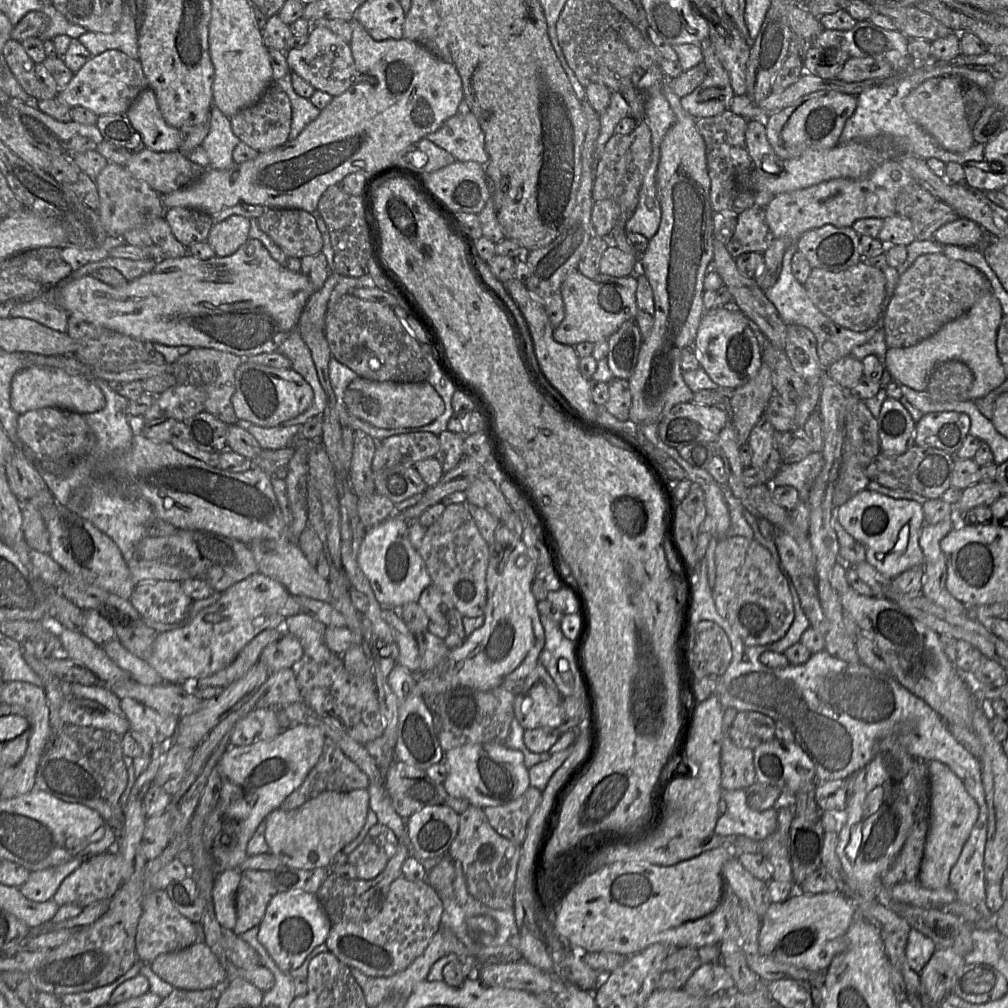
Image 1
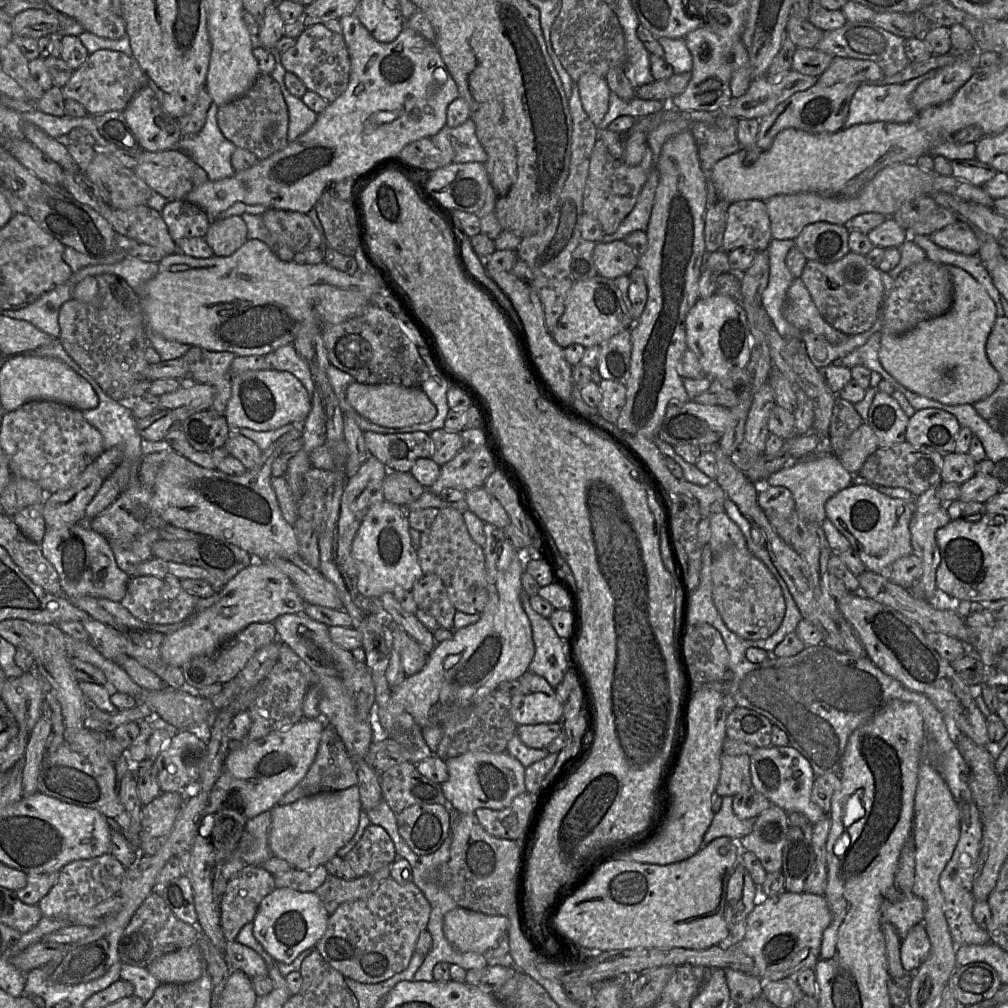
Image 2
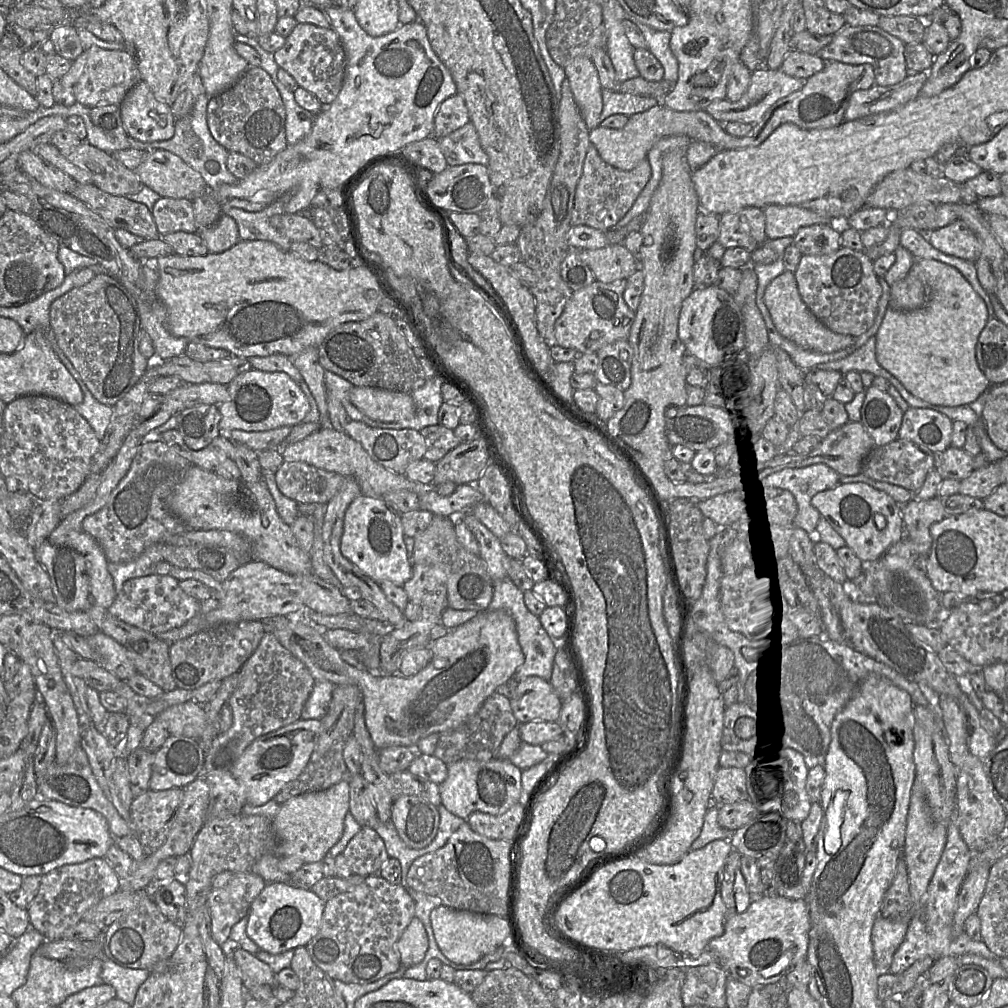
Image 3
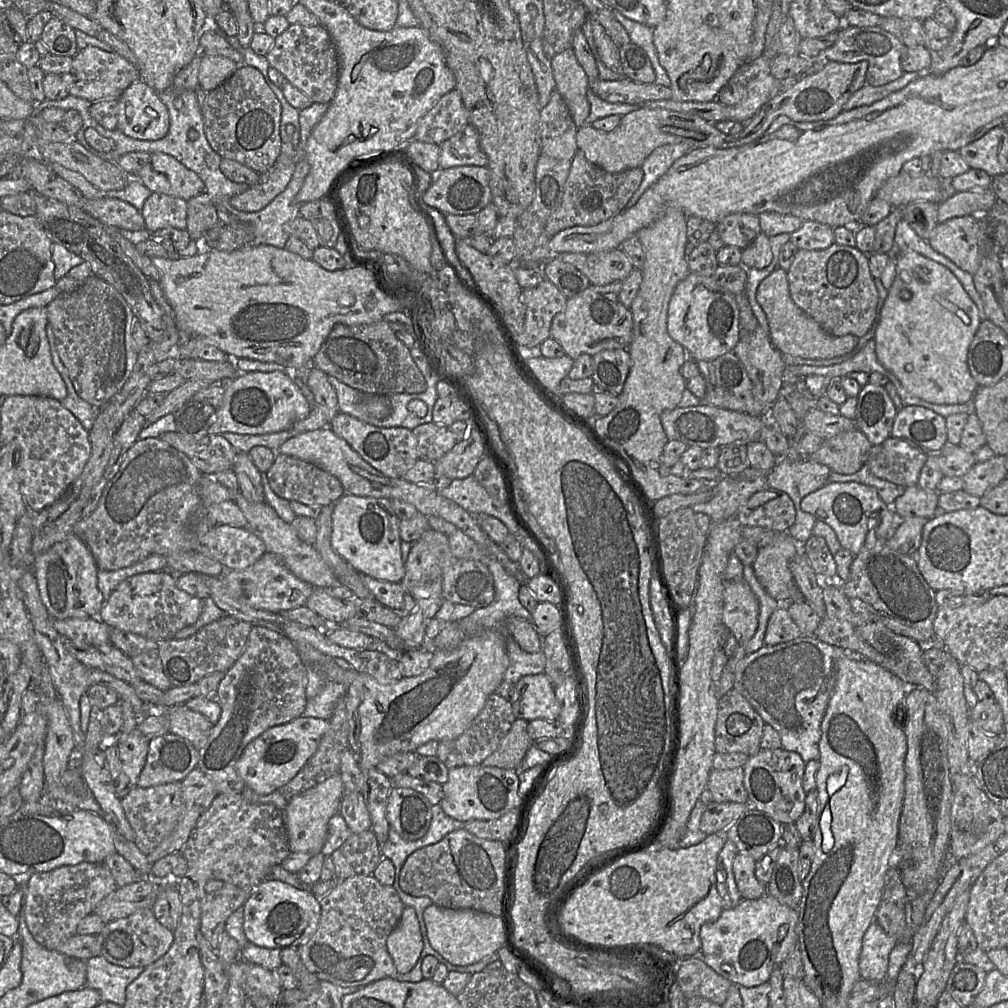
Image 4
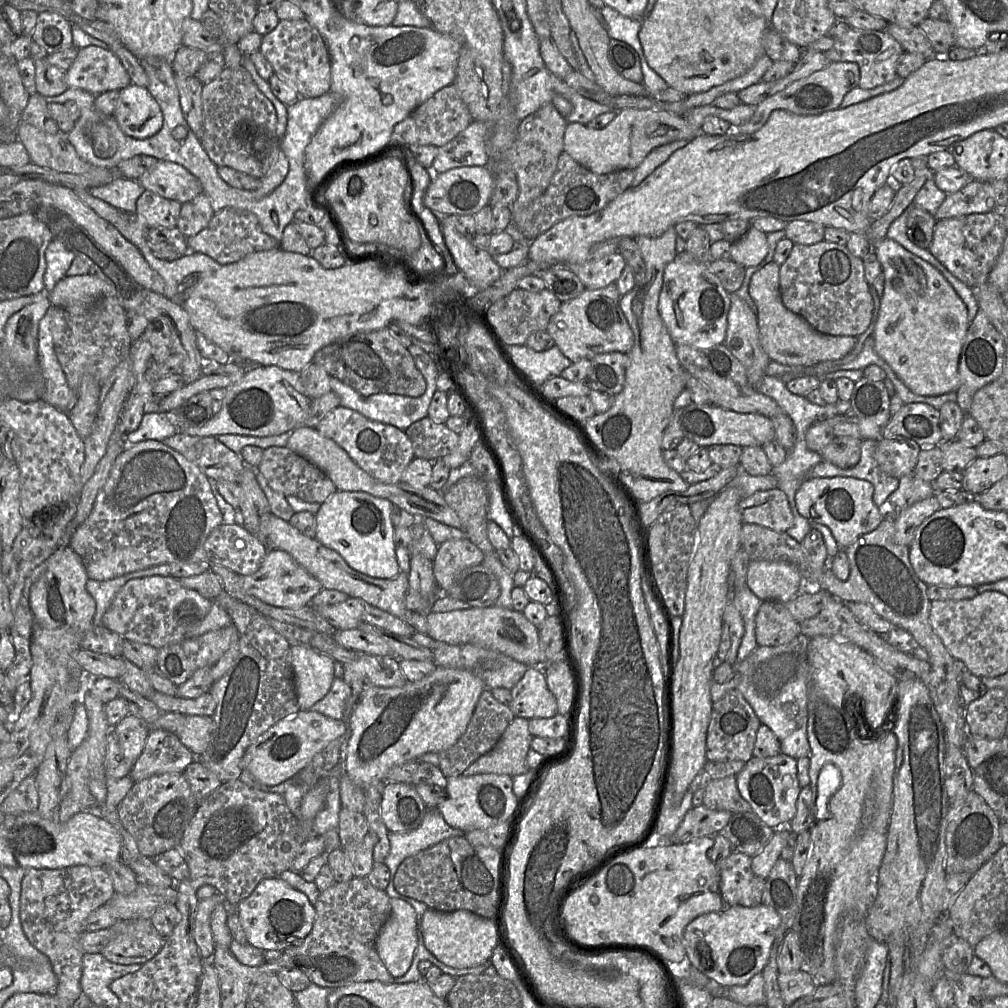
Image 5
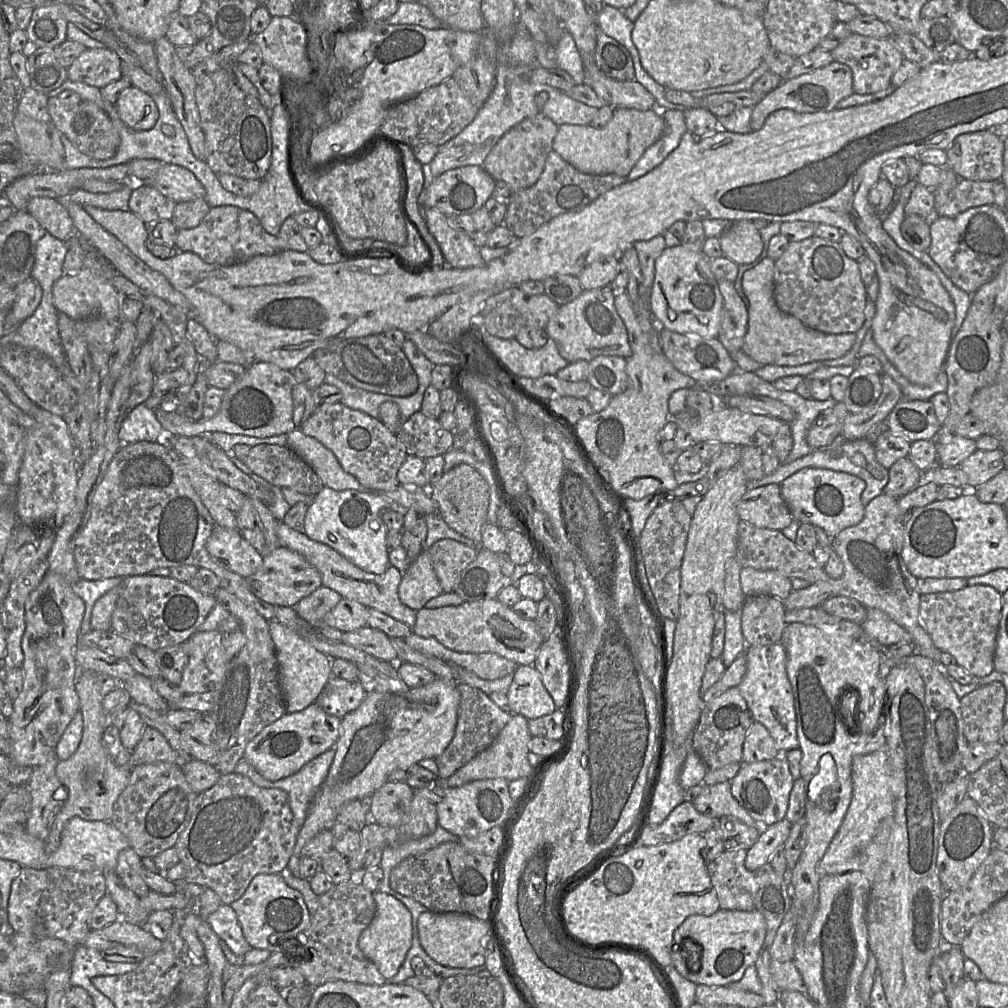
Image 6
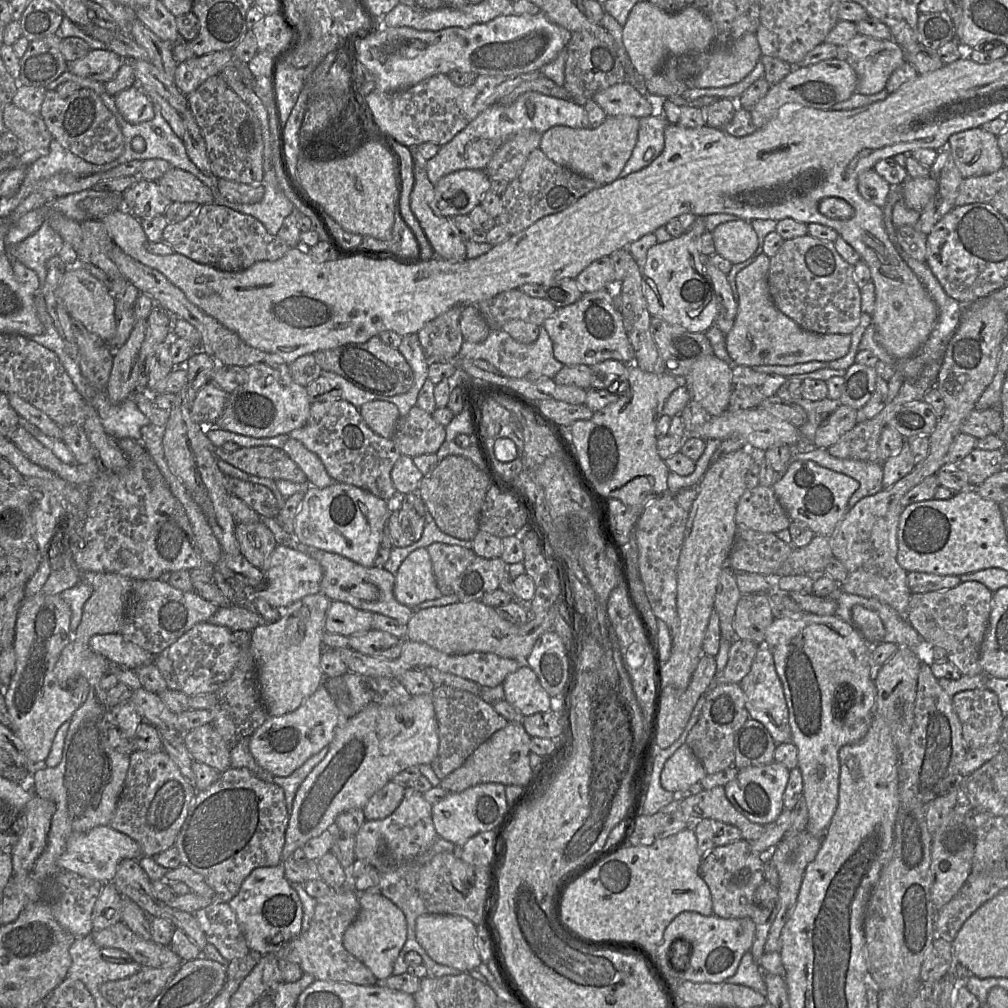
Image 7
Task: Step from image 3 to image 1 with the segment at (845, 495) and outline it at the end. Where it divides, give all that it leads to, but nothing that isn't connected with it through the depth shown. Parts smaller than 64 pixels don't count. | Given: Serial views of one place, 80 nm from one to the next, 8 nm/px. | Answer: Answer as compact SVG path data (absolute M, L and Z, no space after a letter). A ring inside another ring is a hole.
M865 489L836 508L836 516L855 541L864 546L866 561L885 577L892 580L912 567L923 566L924 555L919 545L925 524L922 504Z

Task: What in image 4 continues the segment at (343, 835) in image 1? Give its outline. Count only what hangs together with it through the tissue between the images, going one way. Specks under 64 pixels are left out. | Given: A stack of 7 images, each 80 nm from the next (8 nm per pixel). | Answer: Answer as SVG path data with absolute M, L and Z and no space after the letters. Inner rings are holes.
M337 774L289 800L283 813L291 853L304 852L314 856L322 851L328 835L329 820L339 813L343 796L343 781Z

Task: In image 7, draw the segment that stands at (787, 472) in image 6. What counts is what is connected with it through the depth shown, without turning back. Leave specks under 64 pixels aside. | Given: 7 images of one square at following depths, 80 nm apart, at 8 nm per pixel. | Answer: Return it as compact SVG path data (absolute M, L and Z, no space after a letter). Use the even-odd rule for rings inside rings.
M815 446L807 452L797 452L794 448L791 461L796 460L813 461L822 467L857 480L860 486L849 499L849 509L860 499L874 495L883 489L883 467L881 462L841 459L829 454L825 448Z

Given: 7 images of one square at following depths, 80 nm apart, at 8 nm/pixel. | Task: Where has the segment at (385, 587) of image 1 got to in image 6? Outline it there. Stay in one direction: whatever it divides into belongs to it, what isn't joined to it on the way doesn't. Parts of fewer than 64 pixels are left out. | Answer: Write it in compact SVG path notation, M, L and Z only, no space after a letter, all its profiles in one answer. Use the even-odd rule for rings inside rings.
M323 487L308 506L304 520L304 534L311 540L326 544L358 568L373 574L382 574L388 567L386 527L382 514L390 509L387 498L368 491L337 491Z

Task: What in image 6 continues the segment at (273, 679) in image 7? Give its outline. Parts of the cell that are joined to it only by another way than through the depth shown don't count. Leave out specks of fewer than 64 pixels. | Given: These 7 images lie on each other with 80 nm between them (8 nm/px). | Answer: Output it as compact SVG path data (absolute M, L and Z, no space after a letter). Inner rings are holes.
M321 586L291 608L308 623L319 623L341 599L336 591ZM269 622L269 632L274 643L276 659L278 664L279 684L285 703L287 713L294 713L301 711L308 707L310 704L316 702L323 690L328 684L332 676L331 660L335 657L328 657L327 655L319 652L312 645L303 640L299 635L291 631L283 624L276 622Z

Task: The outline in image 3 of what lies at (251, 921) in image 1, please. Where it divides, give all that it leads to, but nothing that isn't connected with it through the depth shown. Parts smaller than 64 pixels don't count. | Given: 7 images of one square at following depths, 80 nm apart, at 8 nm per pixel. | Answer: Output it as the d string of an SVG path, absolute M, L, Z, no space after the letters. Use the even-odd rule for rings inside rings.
M254 872L236 873L223 887L213 889L207 896L211 917L211 934L220 945L230 942L232 927L247 917L252 902L267 882Z

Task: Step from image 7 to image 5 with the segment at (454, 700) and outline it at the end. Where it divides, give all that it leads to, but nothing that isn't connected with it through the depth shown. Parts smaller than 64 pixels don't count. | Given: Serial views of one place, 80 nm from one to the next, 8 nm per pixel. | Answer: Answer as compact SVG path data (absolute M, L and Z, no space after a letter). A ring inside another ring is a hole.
M485 688L463 735L453 746L438 753L439 767L446 778L461 775L474 761L489 752L514 718L509 705L499 702L491 694L491 689Z

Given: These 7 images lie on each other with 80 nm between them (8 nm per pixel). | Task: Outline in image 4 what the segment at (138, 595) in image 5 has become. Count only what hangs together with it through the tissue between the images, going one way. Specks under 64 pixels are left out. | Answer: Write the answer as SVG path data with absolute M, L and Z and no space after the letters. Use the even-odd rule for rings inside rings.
M152 572L134 575L120 583L104 602L98 618L110 628L160 643L174 639L178 631L195 623L202 608L203 600L180 590L174 576L166 572Z

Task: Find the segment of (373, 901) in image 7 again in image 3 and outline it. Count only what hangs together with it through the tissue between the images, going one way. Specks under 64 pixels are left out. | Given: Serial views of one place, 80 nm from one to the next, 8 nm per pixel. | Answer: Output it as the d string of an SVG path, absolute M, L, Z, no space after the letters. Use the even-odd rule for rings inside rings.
M414 917L397 942L402 967L416 966L423 960L428 947L426 930L422 922Z

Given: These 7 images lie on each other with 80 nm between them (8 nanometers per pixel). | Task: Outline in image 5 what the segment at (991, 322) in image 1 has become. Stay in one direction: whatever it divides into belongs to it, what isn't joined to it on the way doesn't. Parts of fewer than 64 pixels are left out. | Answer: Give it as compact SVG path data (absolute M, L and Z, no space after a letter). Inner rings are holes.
M886 237L874 243L872 252L881 264L885 278L879 315L873 332L875 351L915 394L938 396L955 393L959 386L958 366L961 350L970 324L965 303L935 267L894 240Z

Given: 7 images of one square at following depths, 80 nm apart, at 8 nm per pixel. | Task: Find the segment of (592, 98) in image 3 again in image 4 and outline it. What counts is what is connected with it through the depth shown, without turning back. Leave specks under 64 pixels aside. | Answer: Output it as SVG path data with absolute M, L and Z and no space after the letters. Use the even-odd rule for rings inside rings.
M567 49L550 59L556 90L563 98L570 115L577 125L582 127L590 112L587 93L590 81L579 64L572 49Z

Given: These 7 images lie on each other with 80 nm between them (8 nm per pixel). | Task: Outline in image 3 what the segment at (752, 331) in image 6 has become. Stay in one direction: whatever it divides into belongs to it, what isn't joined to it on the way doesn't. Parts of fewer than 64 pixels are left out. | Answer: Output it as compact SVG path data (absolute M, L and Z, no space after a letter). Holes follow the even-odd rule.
M784 271L768 284L764 292L764 303L777 332L803 348L831 353L851 346L857 338L831 331L812 314L799 294L792 272Z

